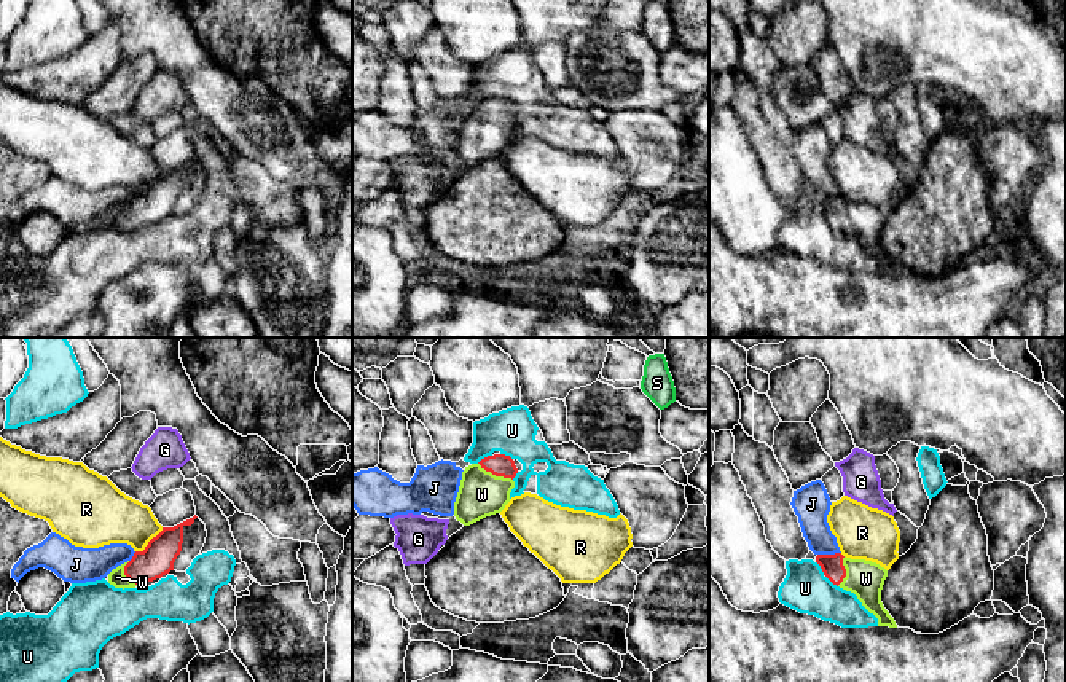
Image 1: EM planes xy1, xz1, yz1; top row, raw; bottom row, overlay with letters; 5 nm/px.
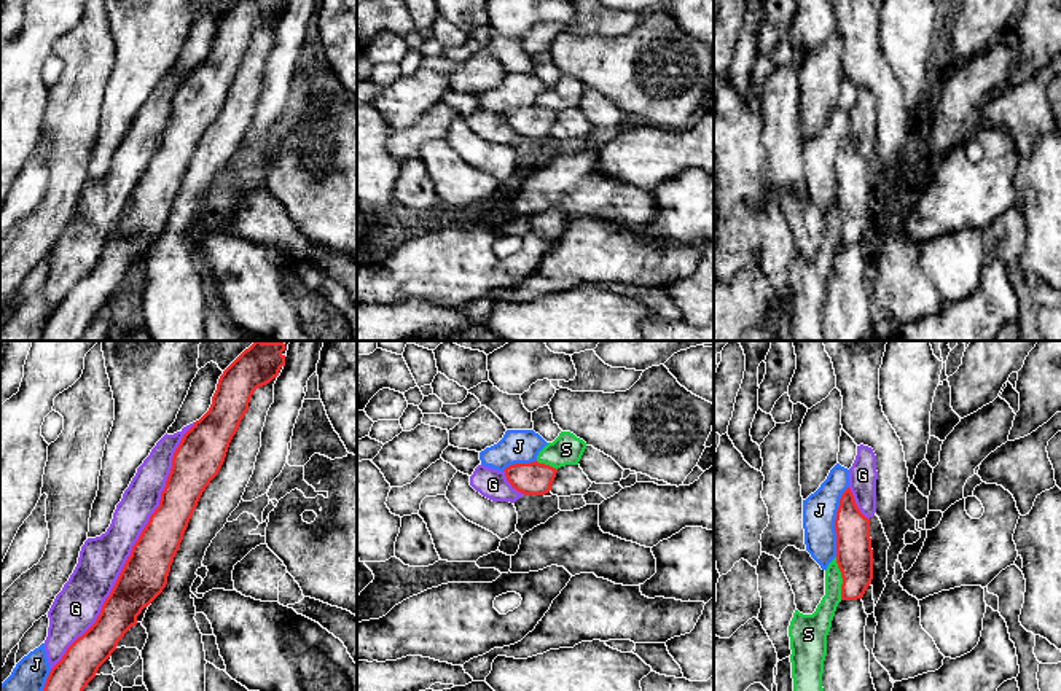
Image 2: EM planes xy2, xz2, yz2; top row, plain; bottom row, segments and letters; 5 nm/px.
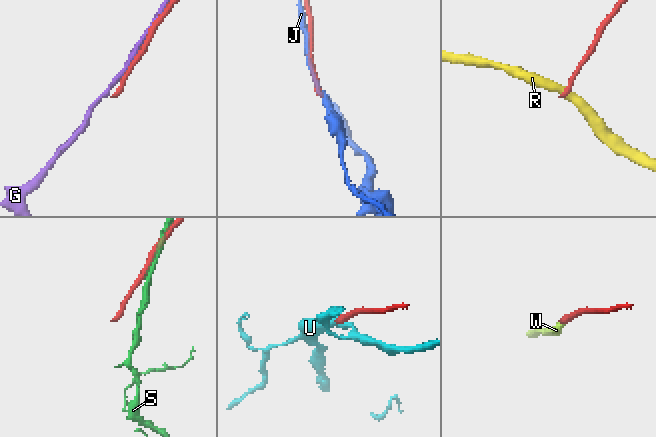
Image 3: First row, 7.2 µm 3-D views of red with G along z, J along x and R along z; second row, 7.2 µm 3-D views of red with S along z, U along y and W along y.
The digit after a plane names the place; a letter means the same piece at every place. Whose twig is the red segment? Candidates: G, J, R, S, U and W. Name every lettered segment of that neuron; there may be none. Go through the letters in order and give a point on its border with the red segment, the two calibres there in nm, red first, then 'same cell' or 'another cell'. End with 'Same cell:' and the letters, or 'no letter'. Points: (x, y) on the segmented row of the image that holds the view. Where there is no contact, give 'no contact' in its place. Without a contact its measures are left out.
G: contact xy2 (133, 546); calibres 240 and 220 nm; another cell
J: contact yz2 (835, 521); calibres 190 and 180 nm; another cell
R: contact xy1 (148, 542); calibres 170 and 280 nm; another cell
S: contact yz2 (841, 577); calibres 190 and 110 nm; another cell
U: contact yz1 (824, 574); calibres 110 and 240 nm; another cell
W: contact xz1 (496, 475); calibres 110 and 220 nm; same cell
Same cell: W

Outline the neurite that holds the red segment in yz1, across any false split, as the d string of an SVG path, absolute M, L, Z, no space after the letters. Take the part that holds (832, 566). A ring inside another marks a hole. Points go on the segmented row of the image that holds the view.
M841 553L817 555L816 562L833 585L857 596L862 606L878 618L878 626L897 628L881 602L881 590L888 577L884 567L865 559L851 559Z

